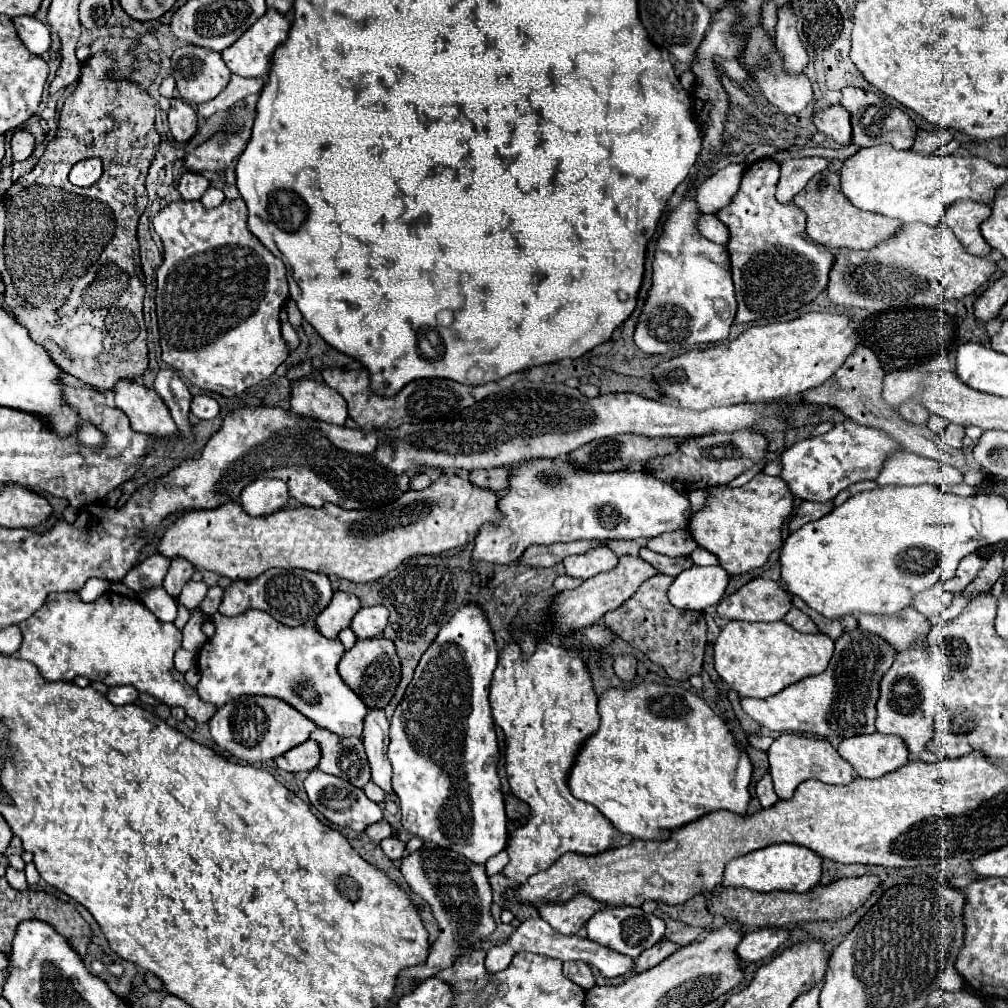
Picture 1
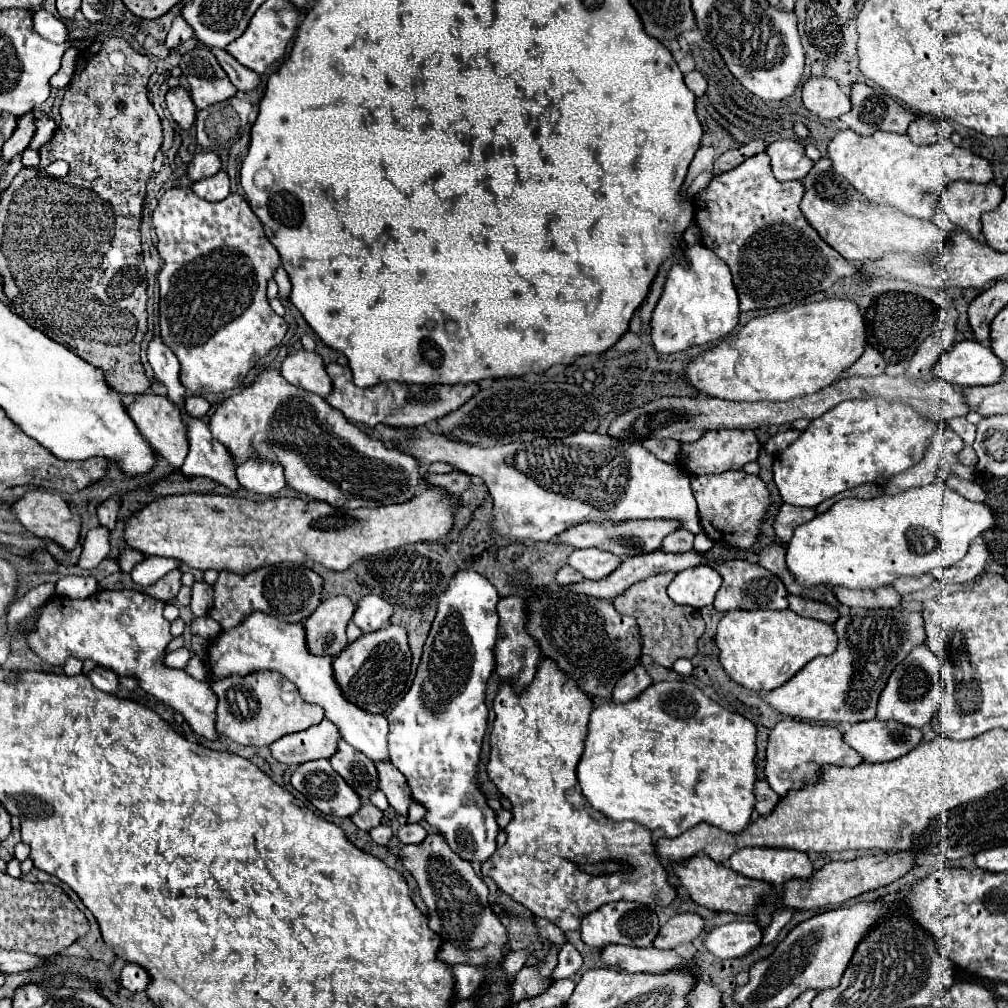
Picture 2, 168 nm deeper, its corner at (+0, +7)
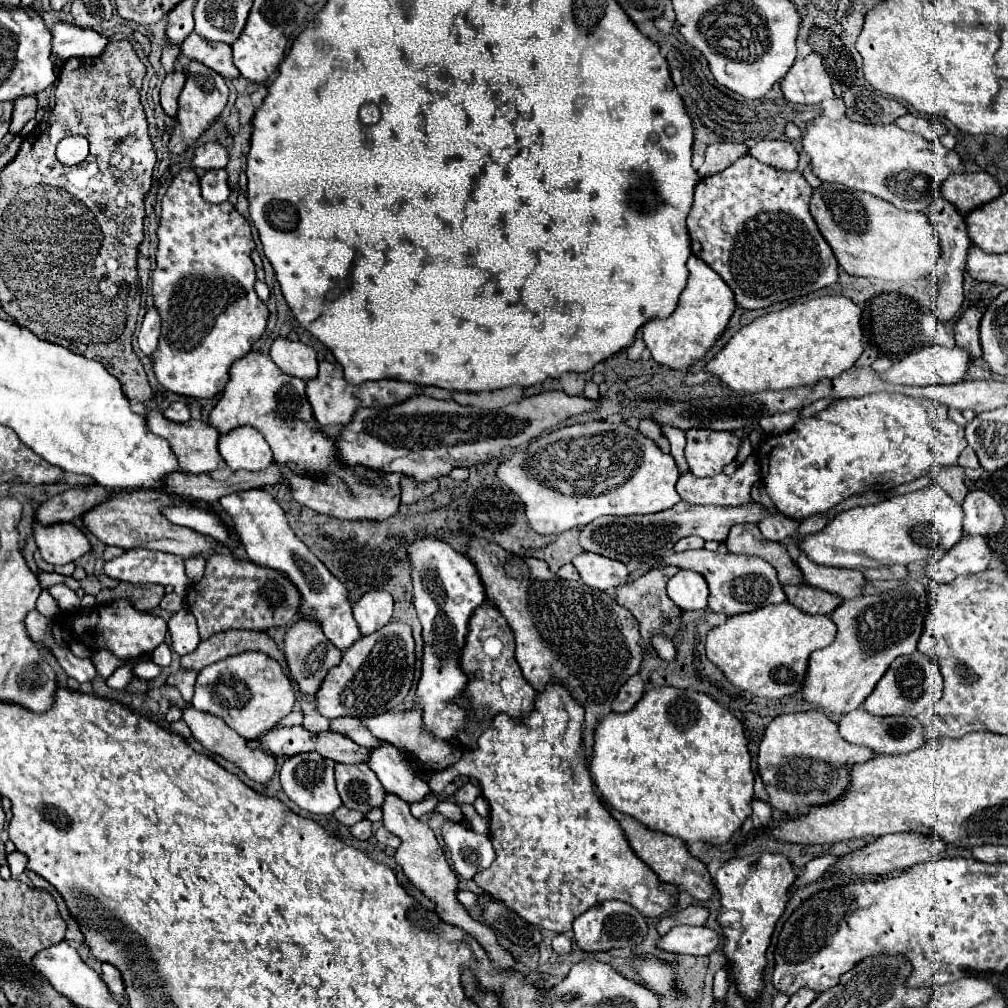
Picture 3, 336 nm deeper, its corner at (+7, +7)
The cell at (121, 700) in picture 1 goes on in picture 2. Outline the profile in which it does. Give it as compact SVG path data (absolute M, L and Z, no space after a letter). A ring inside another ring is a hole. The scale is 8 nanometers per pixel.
M94 667L86 677L92 681L92 685L104 693L114 693L118 689L118 677L106 669L106 667Z

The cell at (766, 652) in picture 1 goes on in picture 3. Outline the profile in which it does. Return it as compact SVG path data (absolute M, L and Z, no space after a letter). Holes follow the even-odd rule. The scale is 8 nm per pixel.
M791 603L767 605L751 613L731 615L707 635L707 659L739 689L757 697L785 697L803 683L807 659L815 649L835 641L837 627L829 615L807 615Z

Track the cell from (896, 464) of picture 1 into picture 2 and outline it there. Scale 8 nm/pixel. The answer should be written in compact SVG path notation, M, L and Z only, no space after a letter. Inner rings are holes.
M950 477L946 483L952 489L956 489L962 497L966 497L968 501L974 501L974 503L984 503L986 501L986 491L980 485L972 483L972 481L964 481L960 477Z

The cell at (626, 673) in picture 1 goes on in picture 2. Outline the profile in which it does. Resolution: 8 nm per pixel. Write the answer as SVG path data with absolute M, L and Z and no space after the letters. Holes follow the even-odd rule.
M636 665L634 671L626 673L616 689L614 689L614 695L612 695L612 701L614 703L628 703L632 699L636 699L644 689L648 689L652 685L652 679L650 675L646 673L646 669L642 665Z

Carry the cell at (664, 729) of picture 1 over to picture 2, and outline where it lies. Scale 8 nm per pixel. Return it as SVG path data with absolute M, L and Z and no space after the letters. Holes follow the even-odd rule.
M662 681L650 685L638 699L622 705L600 703L588 725L578 763L578 783L586 801L614 821L634 821L650 831L678 837L698 823L710 823L728 833L740 833L754 811L754 755L756 727L746 717L708 699L690 681Z

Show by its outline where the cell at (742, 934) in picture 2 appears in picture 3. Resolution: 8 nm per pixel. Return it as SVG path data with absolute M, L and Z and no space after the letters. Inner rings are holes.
M677 927L659 939L661 949L695 957L711 955L719 943L719 933L709 927Z

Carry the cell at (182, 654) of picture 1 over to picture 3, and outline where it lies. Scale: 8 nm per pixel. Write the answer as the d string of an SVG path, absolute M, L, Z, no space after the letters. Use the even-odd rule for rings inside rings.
M141 661L141 663L135 665L135 675L137 675L139 679L145 679L145 681L155 679L161 671L163 671L163 667L155 665L153 661Z

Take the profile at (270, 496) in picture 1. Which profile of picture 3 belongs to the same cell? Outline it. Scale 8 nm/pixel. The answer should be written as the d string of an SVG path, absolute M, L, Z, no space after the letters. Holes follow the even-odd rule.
M239 427L235 433L221 435L219 453L231 471L261 471L273 463L267 441L253 427Z

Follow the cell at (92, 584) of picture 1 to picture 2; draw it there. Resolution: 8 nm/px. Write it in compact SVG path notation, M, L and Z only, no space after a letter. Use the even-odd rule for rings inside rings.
M62 577L56 583L56 593L66 595L70 599L86 599L98 591L98 583L94 577Z

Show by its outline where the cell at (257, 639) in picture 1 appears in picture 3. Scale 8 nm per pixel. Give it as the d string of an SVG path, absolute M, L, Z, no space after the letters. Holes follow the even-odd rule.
M379 739L377 747L371 747L371 757L365 763L389 793L395 793L407 803L421 801L429 793L429 785L415 775L407 757L385 739Z

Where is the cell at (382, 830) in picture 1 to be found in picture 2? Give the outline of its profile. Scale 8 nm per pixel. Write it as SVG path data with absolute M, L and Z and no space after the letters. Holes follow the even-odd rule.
M362 803L362 807L350 817L354 825L362 831L370 831L374 825L382 823L382 811L376 809L372 803Z

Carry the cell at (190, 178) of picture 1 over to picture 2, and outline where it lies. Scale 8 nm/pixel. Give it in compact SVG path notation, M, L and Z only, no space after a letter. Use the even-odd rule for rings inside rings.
M202 151L196 153L194 159L188 165L188 177L192 181L200 181L206 179L210 175L216 175L220 171L220 157L212 151Z

